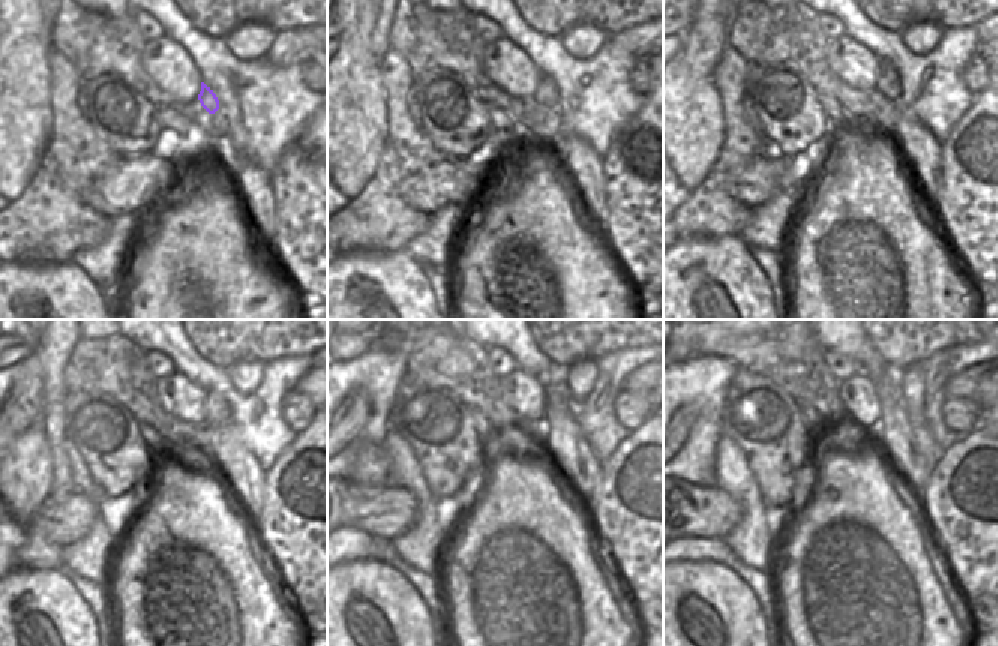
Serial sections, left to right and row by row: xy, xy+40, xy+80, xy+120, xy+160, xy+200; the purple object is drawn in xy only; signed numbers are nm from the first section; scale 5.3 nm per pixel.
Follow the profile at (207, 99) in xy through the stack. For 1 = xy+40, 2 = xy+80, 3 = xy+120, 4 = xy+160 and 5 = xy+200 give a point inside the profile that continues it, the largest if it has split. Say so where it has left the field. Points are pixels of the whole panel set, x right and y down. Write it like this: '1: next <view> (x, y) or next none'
1: next xy+40 (547, 93)
2: next xy+80 (889, 81)
3: next xy+120 (216, 412)
4: next xy+160 (557, 396)
5: next xy+200 (895, 373)

